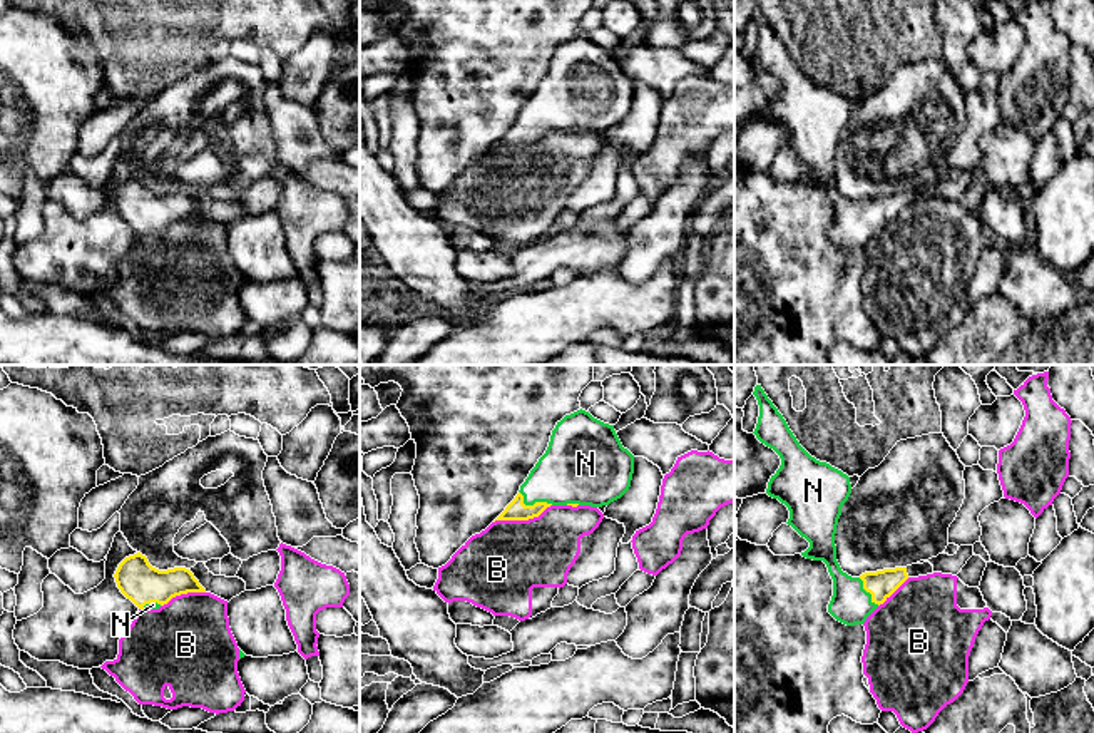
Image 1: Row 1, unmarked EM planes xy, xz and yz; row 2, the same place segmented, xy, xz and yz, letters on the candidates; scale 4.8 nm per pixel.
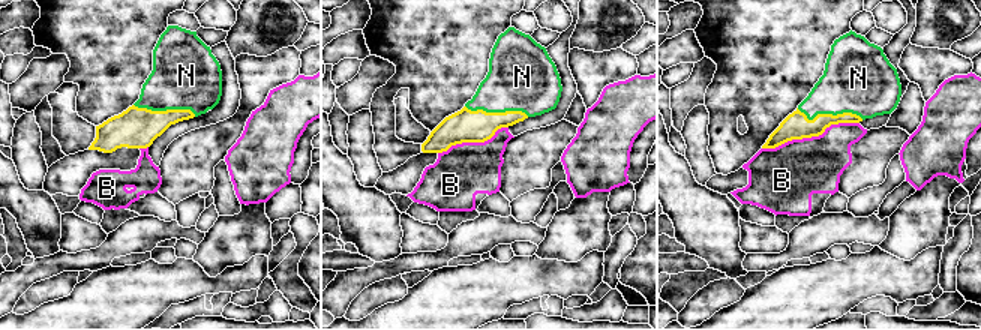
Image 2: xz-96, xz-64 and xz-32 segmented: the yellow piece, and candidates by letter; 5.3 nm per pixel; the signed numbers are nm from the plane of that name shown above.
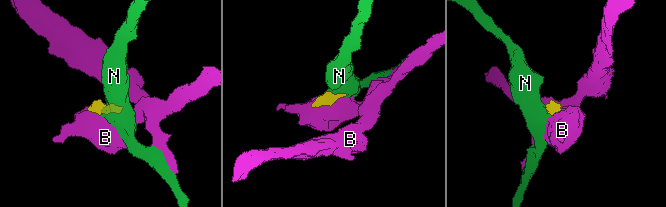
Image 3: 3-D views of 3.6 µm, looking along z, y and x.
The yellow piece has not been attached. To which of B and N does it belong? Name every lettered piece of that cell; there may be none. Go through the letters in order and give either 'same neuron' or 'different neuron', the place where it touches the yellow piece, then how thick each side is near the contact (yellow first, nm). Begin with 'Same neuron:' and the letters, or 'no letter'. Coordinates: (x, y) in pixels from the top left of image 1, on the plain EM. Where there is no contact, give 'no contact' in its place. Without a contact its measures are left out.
Same neuron: N
B: different neuron | xz (522, 144) | 100/380 nm
N: same neuron | xz (534, 129) | 100/320 nm

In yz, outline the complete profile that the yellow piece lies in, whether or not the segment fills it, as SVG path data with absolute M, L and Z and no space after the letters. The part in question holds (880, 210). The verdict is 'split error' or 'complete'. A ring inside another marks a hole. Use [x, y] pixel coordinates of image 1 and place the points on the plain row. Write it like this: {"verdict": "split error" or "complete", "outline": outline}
{"verdict": "split error", "outline": "M761 10L754 12L753 20L759 30L753 59L781 84L766 119L788 132L786 149L810 167L801 181L826 189L833 204L828 238L846 251L863 249L908 202L933 199L933 191L912 189L865 197L860 202L843 197L836 186L835 159L841 132L851 119L850 102L816 85L800 70Z"}

